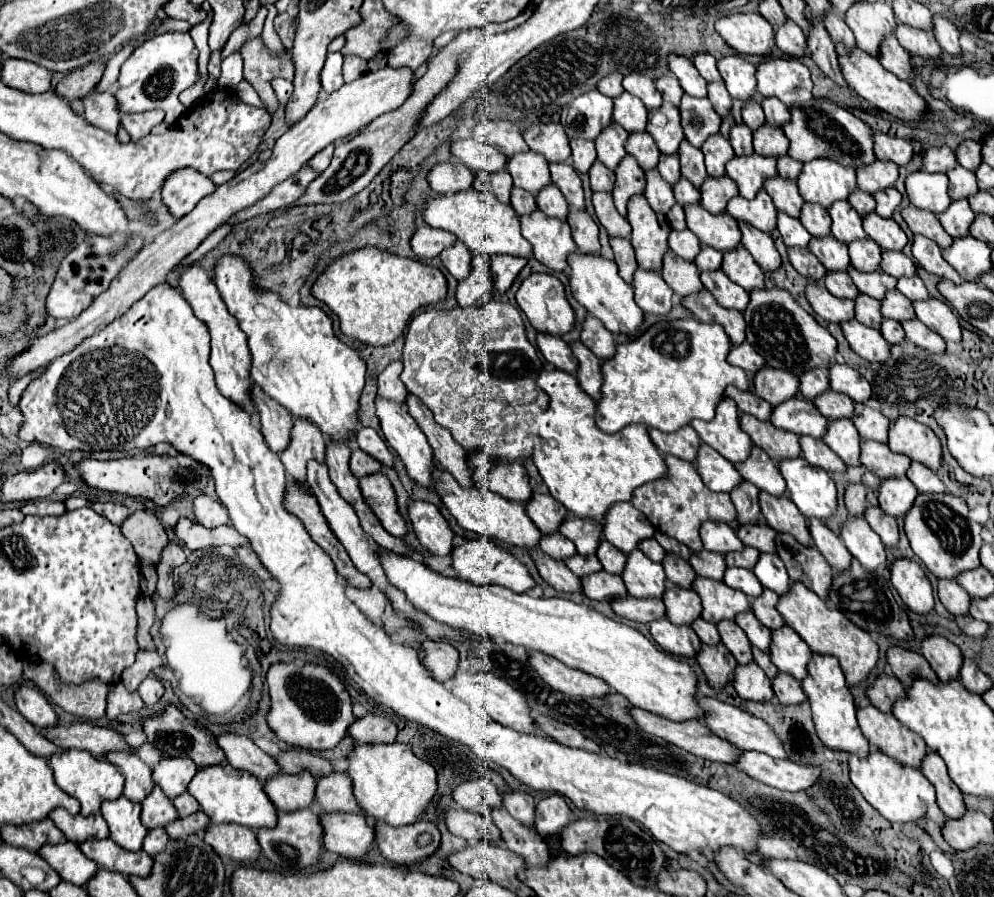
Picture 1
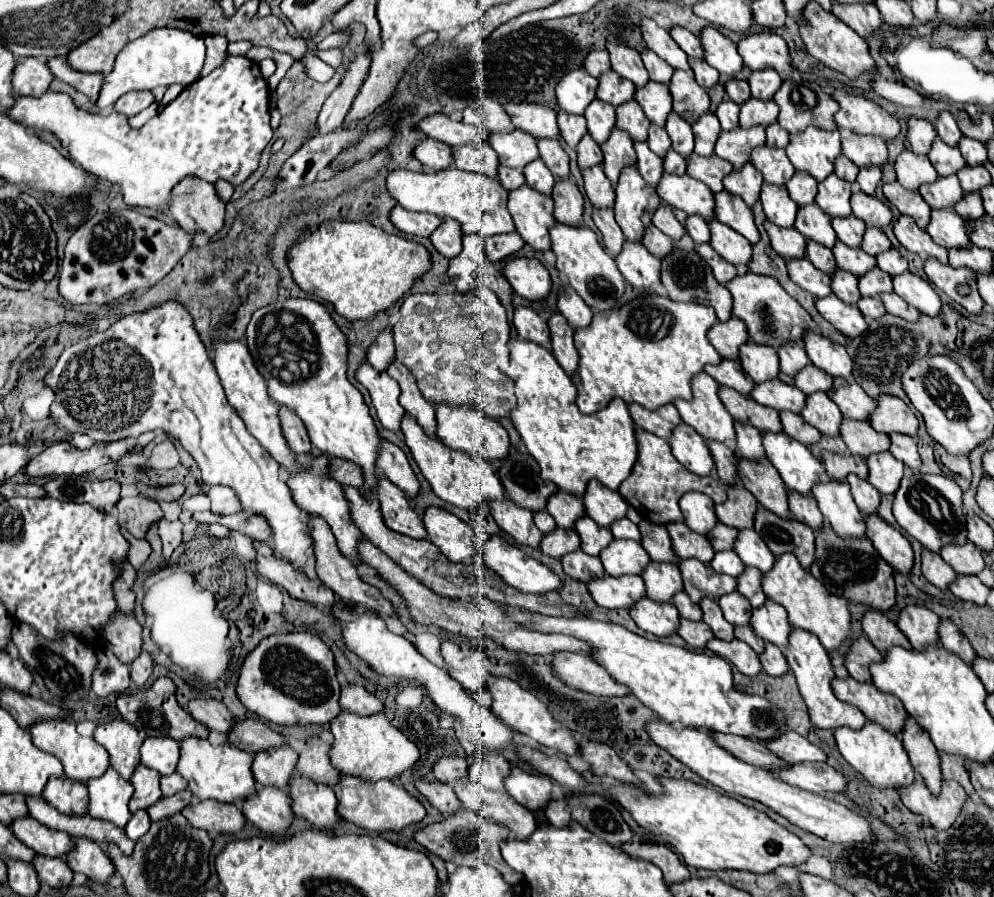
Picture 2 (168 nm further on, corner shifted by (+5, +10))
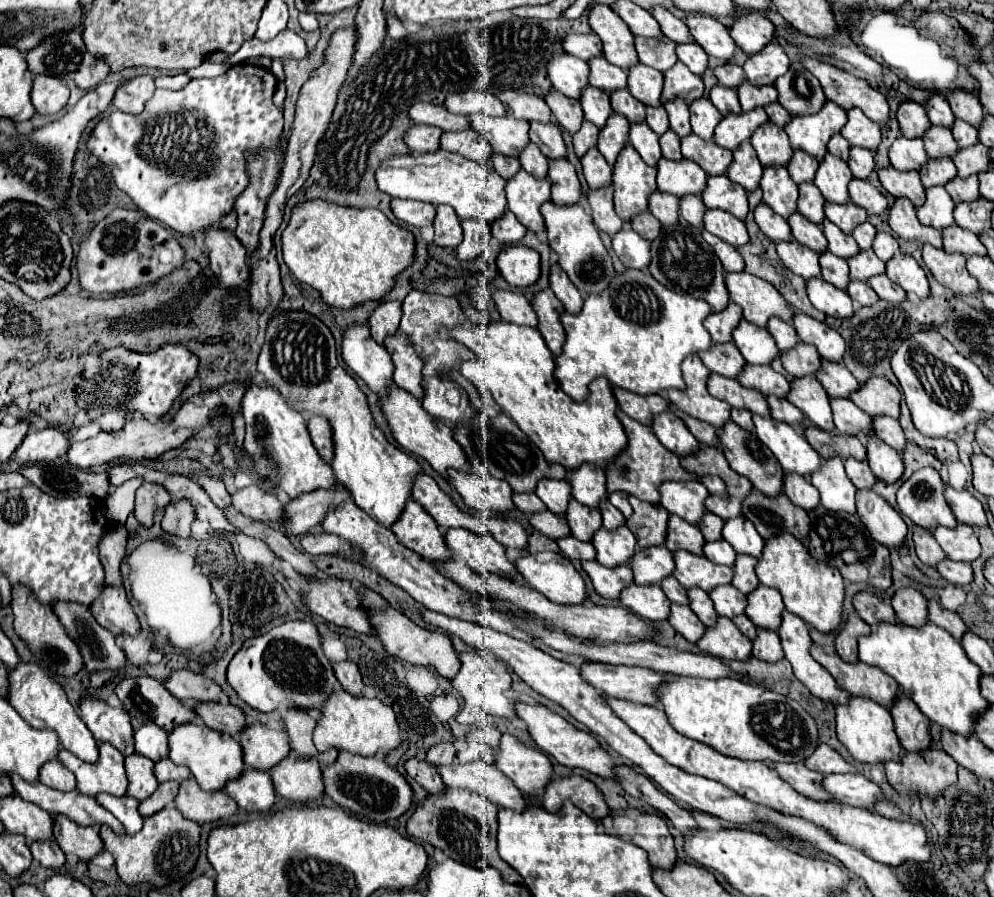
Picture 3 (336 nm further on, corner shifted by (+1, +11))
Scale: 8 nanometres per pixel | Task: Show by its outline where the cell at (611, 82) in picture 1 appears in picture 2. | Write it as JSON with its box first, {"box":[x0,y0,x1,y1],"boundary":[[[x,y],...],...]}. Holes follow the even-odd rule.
{"box":[585,52,611,78],"boundary":[[[589,52],[587,54],[587,58],[585,58],[585,70],[591,74],[591,76],[595,76],[595,78],[599,78],[601,74],[605,74],[605,72],[609,72],[611,70],[611,64],[609,64],[609,52]]]}

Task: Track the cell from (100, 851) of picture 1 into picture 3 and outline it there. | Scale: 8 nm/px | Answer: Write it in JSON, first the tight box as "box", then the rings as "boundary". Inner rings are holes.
{"box":[9,775,123,835],"boundary":[[[9,775],[13,789],[17,795],[25,801],[31,801],[39,805],[43,811],[57,815],[63,813],[69,819],[73,819],[79,825],[109,825],[117,835],[123,835],[123,825],[113,819],[113,815],[103,809],[93,797],[81,795],[79,791],[57,791],[51,787],[45,787],[43,783],[25,783],[25,779],[17,779],[17,775]]]}

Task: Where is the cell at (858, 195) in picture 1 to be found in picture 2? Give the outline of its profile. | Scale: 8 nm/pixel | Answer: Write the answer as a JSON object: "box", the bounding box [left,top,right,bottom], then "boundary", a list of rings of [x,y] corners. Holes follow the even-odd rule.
{"box":[835,156,859,184],"boundary":[[[839,156],[839,158],[835,160],[835,174],[837,174],[839,178],[843,178],[843,180],[847,180],[847,182],[855,184],[857,172],[859,172],[859,168],[857,168],[849,158]]]}

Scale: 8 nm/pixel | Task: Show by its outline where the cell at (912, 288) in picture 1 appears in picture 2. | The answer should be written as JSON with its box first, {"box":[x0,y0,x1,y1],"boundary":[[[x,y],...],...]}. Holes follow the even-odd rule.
{"box":[877,248,909,276],"boundary":[[[895,248],[889,250],[889,252],[879,254],[879,256],[877,256],[877,266],[879,266],[883,272],[891,274],[891,276],[899,276],[899,274],[905,274],[905,272],[909,270],[907,260],[905,260]]]}

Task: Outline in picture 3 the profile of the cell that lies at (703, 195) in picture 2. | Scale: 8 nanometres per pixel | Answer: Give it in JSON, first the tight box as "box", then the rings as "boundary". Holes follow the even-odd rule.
{"box":[657,157,707,197],"boundary":[[[661,157],[657,163],[657,187],[659,191],[673,193],[677,197],[683,195],[701,195],[707,185],[707,173],[691,159],[671,161]]]}

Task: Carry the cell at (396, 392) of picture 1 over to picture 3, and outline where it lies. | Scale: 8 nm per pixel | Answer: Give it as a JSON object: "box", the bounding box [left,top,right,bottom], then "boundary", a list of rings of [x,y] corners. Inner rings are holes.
{"box":[369,301,401,343],"boundary":[[[381,301],[369,317],[369,329],[377,343],[383,343],[387,335],[393,335],[401,319],[401,301]]]}

